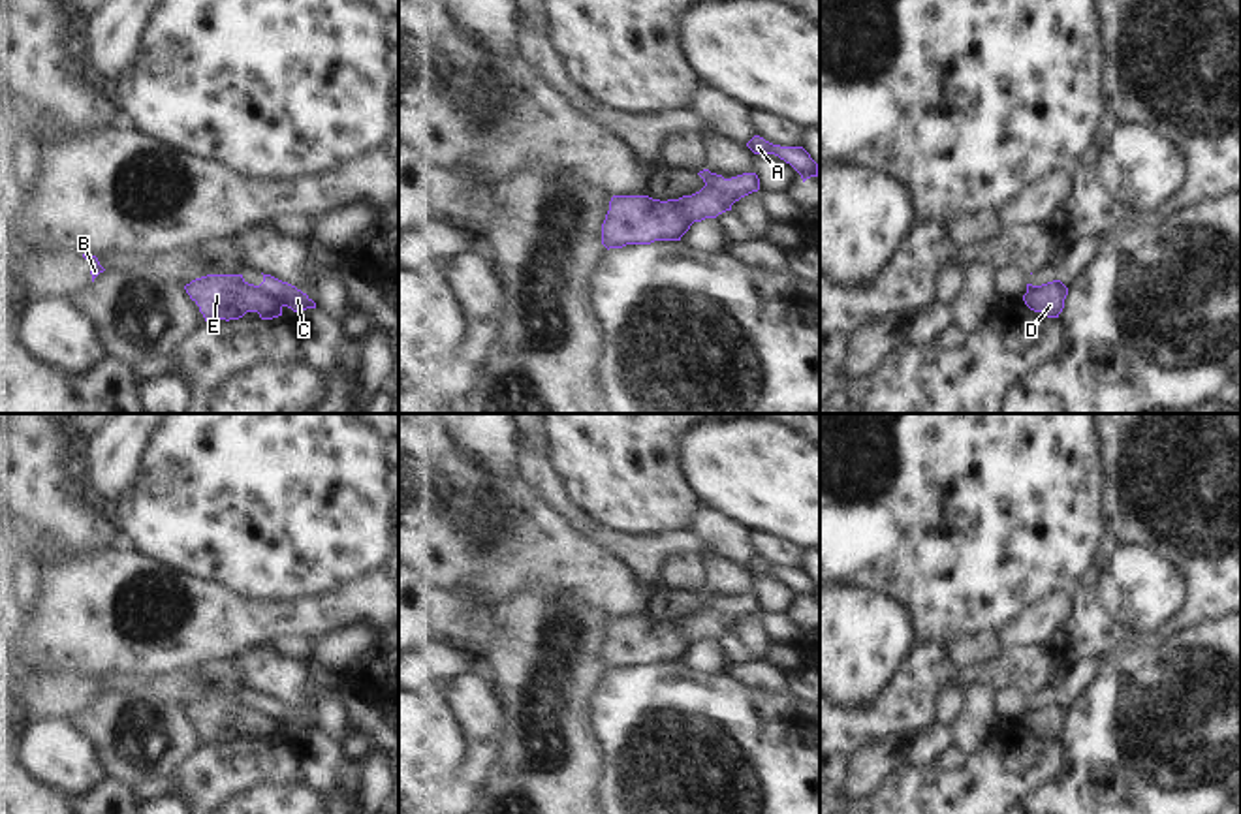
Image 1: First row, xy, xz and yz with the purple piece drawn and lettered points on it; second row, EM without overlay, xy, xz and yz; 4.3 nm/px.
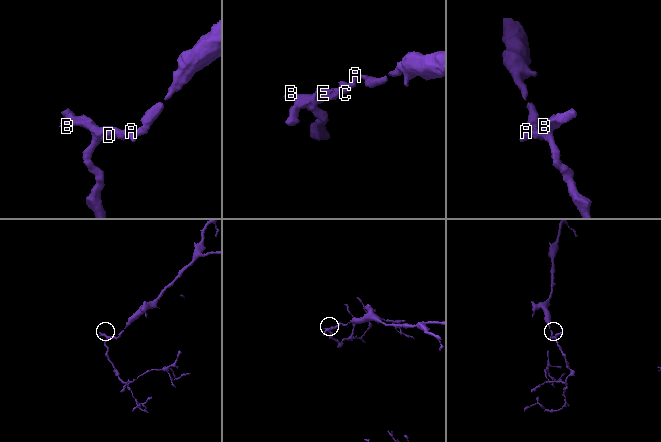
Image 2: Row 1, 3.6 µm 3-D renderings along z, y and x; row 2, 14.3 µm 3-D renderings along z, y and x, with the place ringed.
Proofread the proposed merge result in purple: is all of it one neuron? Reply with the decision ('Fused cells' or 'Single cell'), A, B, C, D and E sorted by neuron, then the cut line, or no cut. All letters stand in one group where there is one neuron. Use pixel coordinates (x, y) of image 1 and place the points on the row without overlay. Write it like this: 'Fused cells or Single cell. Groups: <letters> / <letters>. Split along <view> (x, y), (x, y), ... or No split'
Fused cells. Groups: A C / B D E. Split along xy (249, 705), (271, 717), (281, 728).

